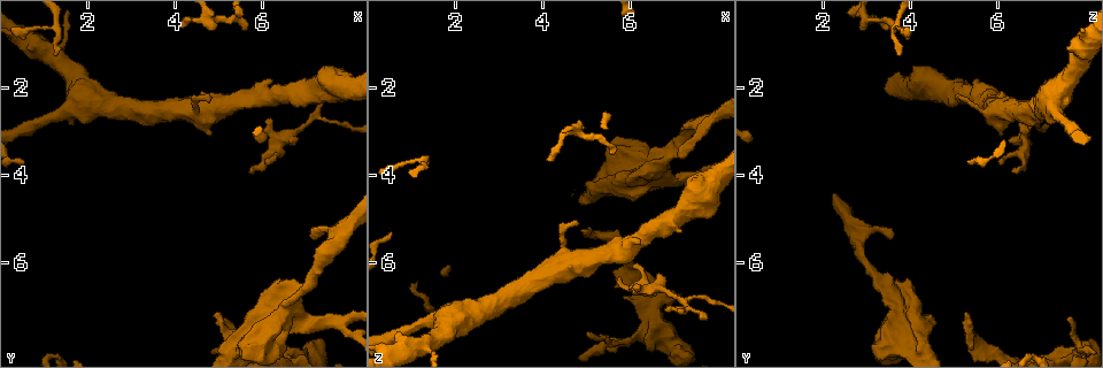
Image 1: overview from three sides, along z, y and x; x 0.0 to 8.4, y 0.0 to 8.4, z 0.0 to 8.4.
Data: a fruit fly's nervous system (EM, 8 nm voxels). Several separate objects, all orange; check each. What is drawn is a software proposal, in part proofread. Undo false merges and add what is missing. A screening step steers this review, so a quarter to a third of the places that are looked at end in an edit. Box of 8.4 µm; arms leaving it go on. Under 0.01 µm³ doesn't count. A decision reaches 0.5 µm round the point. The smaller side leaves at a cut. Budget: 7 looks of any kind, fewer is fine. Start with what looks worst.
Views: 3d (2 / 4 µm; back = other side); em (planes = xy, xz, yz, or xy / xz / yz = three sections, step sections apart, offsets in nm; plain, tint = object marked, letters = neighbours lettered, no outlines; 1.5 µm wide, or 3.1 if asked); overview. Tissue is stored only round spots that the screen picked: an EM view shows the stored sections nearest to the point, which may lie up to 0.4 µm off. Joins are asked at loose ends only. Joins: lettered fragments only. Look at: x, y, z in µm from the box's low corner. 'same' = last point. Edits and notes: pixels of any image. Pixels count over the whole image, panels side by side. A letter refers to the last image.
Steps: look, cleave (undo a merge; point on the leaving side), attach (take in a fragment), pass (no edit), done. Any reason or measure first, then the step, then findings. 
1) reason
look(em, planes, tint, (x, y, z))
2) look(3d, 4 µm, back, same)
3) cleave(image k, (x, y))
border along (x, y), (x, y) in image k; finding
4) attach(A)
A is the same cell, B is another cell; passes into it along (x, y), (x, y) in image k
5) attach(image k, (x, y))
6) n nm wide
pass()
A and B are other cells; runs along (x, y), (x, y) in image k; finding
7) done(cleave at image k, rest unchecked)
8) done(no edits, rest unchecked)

free end
look(em, yz, step 4, letters, (7.10, 5.40, 3.55))

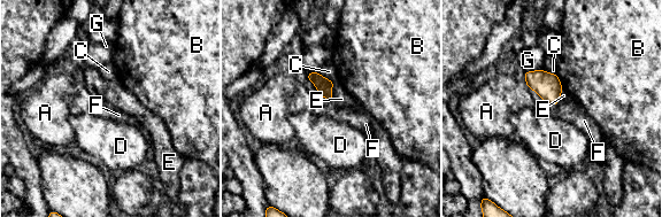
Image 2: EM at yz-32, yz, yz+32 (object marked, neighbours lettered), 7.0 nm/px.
110 nm wide
pass()
A, B, C, D, E, F and G are other cells; border along (336, 82), (331, 88), (330, 102) in image 2; none of them fits

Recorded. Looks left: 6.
thin end
look(em, planes, letters, (5.65, 0.75, 3.45))

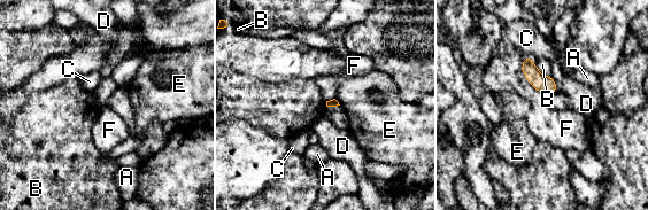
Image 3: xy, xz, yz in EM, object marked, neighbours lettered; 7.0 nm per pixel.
pass()
A, B, C, D, E and F are other cells; no lettered fragment goes on from it

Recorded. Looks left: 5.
thin end
look(em, planes, tint, (7.15, 1.80, 7.10))

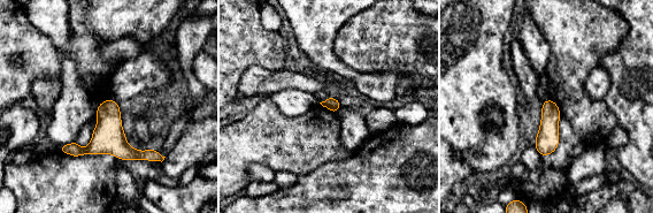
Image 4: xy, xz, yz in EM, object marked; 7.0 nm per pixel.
look(em, planes, letters, same)

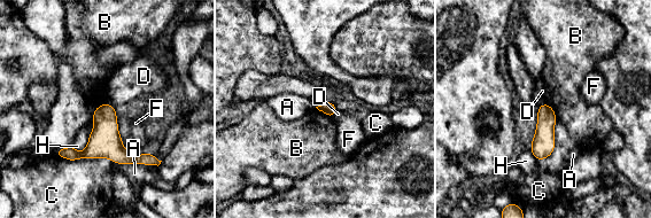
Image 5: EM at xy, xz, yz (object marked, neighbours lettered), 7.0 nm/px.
90 nm wide
pass()
A, B, C, D, F and H are other cells; no lettered fragment goes on from it

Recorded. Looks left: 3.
done(no edits, rest unchecked)

